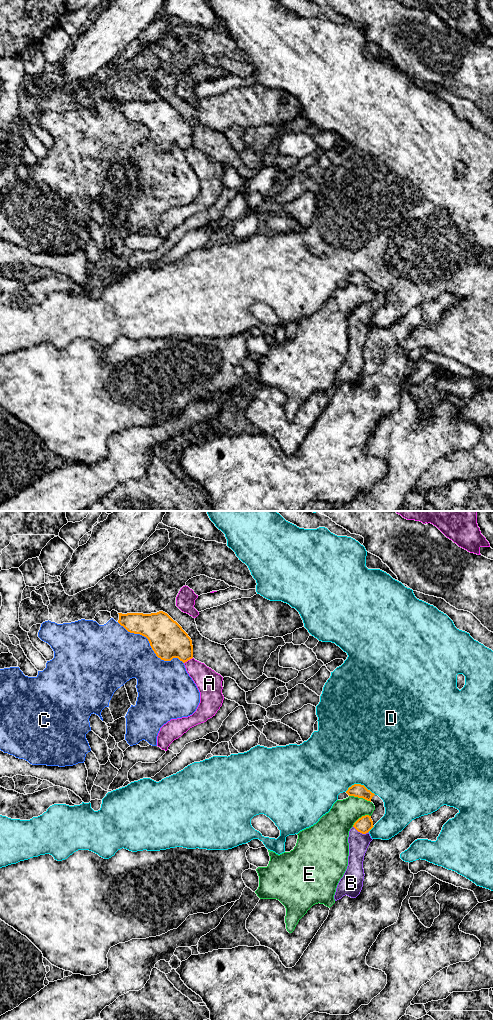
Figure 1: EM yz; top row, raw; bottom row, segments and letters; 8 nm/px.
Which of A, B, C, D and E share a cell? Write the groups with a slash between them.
A / B / C / D / E

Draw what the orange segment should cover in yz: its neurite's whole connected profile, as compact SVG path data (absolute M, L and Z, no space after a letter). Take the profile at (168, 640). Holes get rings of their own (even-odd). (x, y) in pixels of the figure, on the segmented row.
M167 613L119 614L118 623L128 632L146 637L156 656L164 661L178 658L183 663L193 658L192 640Z

